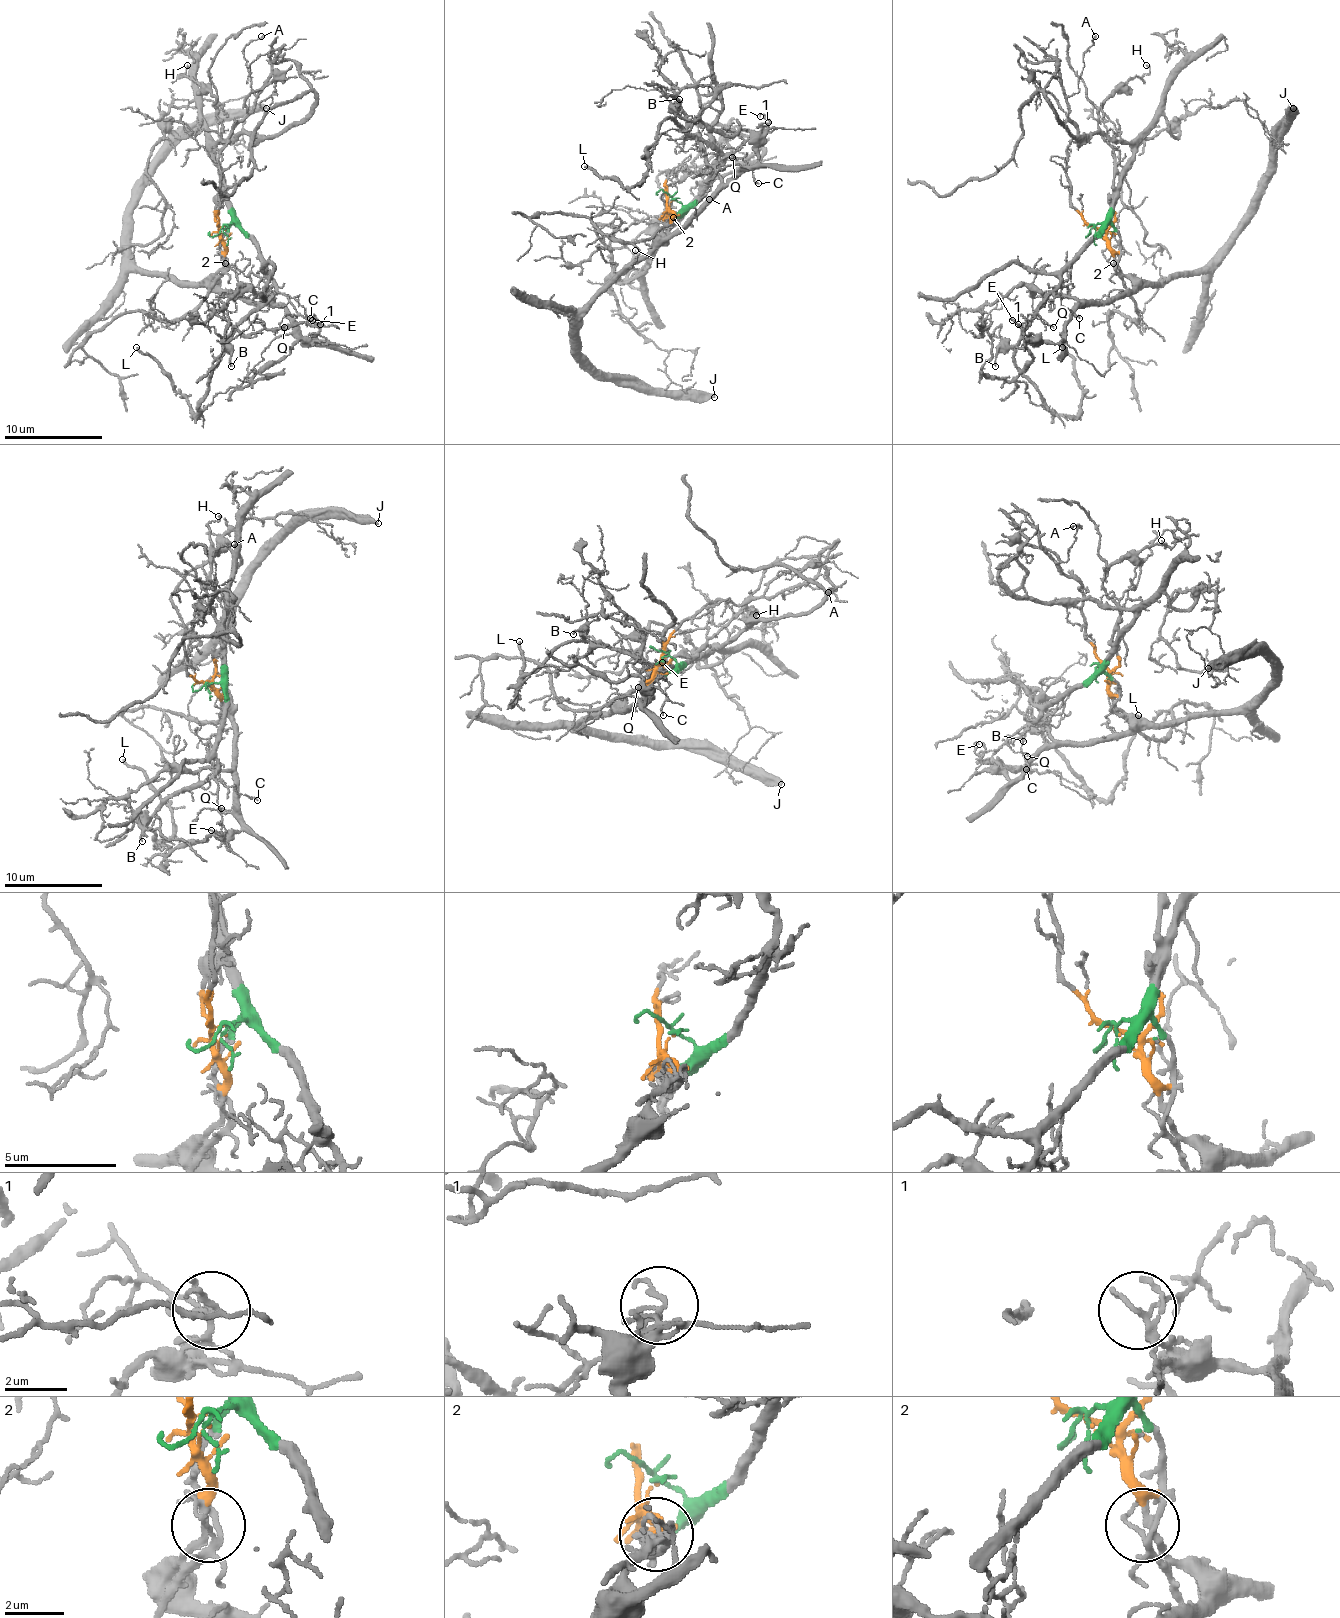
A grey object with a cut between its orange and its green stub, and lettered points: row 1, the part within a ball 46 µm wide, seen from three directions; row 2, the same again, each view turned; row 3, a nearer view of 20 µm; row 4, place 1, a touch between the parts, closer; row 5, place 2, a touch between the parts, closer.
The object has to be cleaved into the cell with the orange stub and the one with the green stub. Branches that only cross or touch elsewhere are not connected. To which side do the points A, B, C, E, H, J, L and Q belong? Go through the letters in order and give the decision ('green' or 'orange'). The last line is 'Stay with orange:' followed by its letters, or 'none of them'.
A: orange
B: green
C: green
E: green
H: orange
J: orange
L: green
Q: green
Stay with orange: A, H, J

